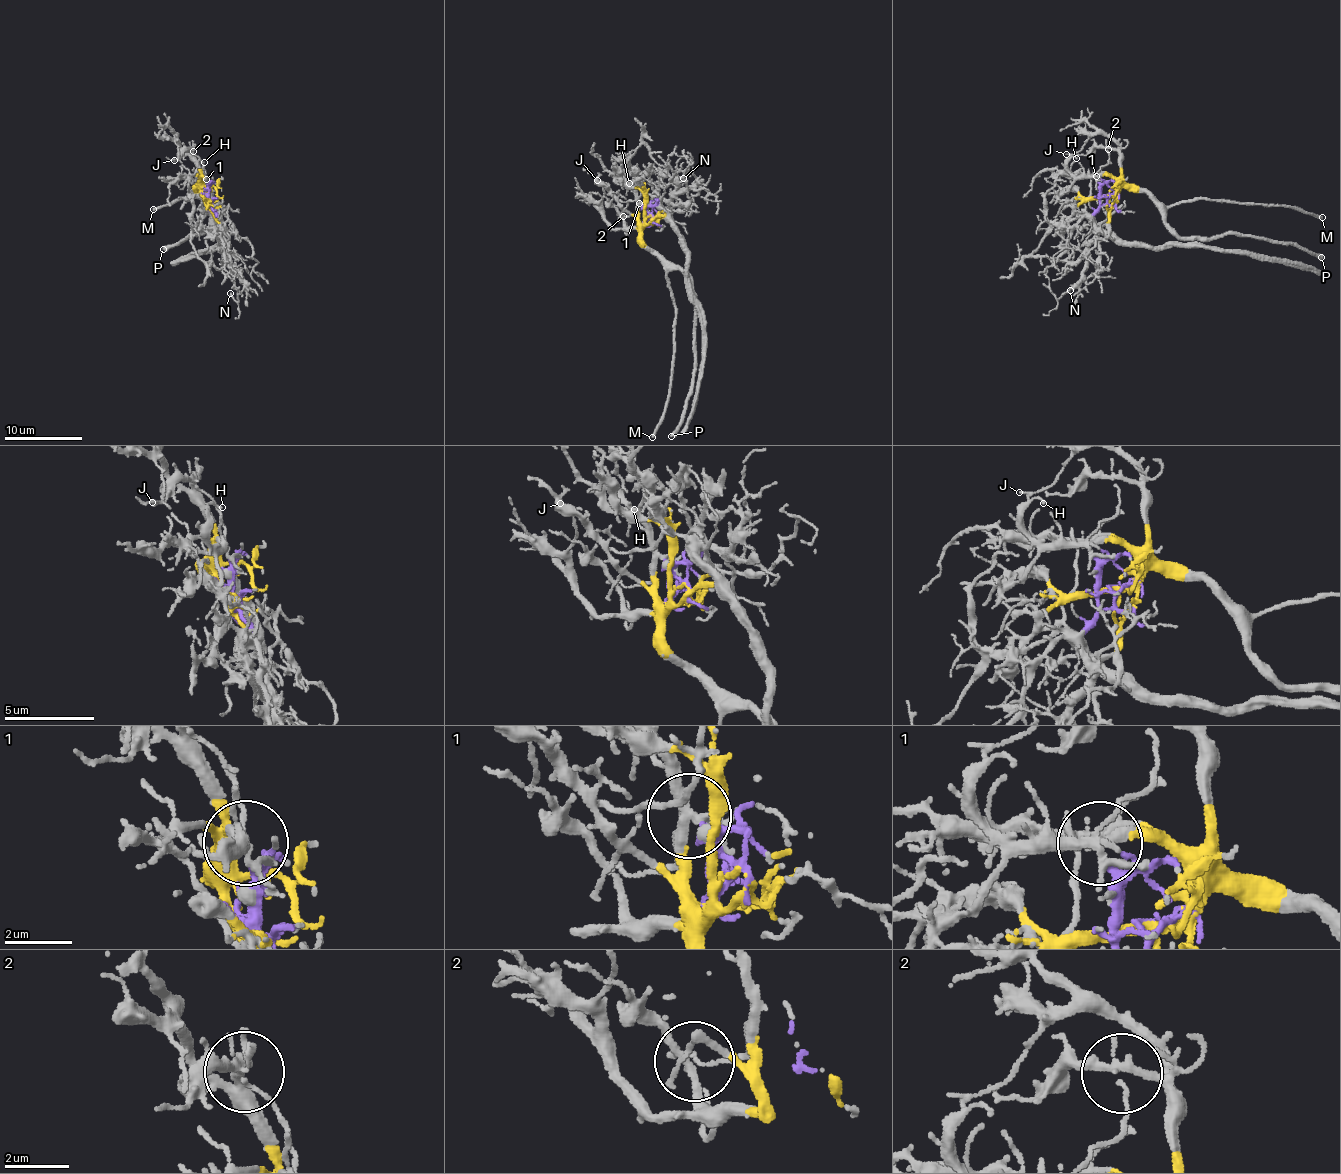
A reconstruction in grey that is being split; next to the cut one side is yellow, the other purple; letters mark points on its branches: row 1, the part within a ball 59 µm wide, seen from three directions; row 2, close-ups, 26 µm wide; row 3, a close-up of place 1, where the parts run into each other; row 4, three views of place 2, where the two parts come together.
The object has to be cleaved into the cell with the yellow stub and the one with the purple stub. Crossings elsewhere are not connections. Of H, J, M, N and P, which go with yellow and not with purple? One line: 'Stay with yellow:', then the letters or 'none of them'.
Stay with yellow: H, J, M, P

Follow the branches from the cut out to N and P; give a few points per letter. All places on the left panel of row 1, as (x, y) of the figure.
N: (203, 195), (218, 218), (222, 250), (236, 301), (230, 292)
P: (203, 195), (197, 188), (202, 189), (213, 202), (226, 233), (218, 231), (217, 227), (208, 228), (162, 248)

